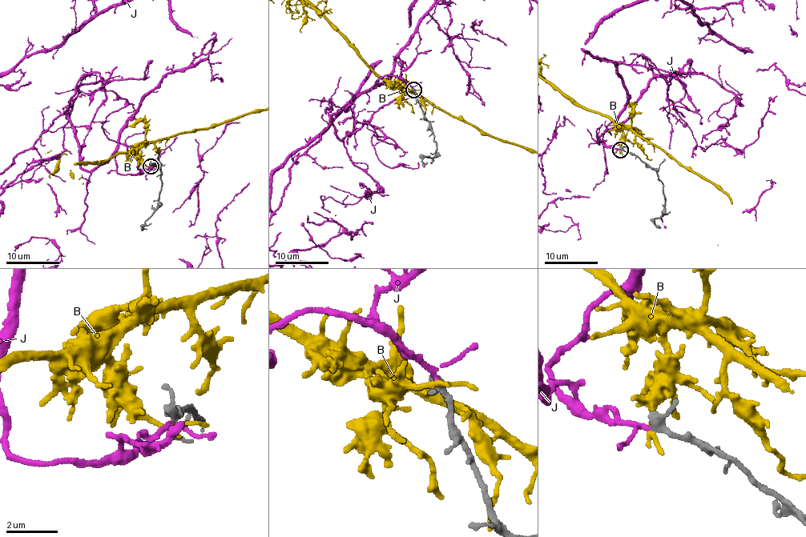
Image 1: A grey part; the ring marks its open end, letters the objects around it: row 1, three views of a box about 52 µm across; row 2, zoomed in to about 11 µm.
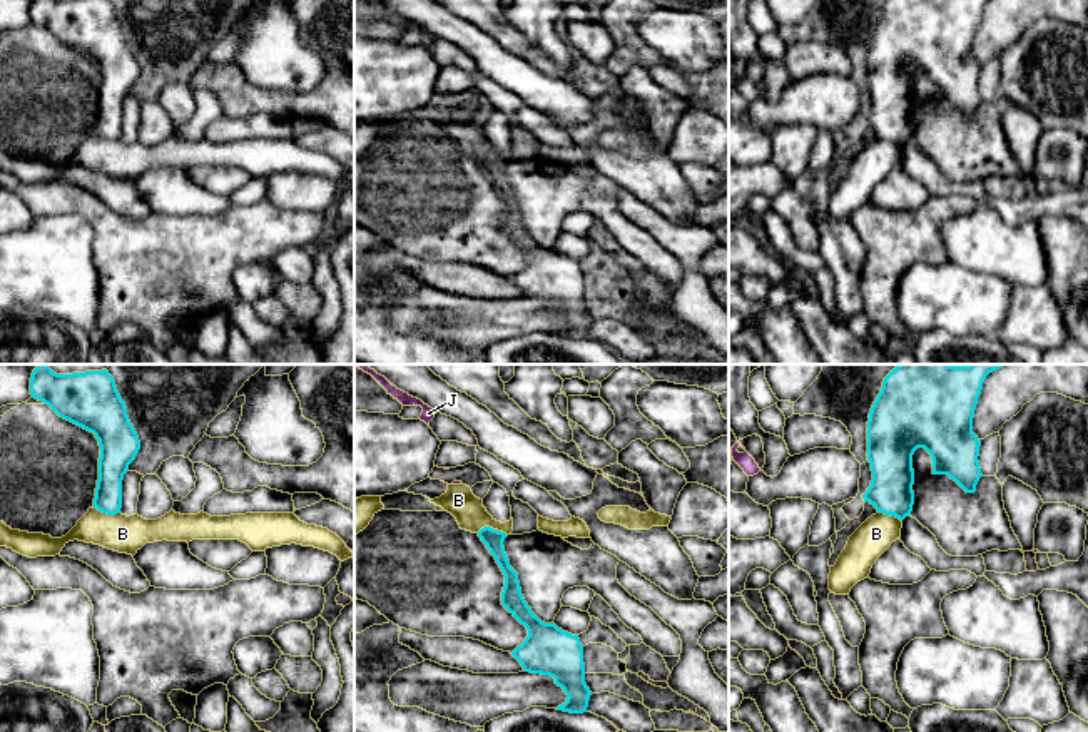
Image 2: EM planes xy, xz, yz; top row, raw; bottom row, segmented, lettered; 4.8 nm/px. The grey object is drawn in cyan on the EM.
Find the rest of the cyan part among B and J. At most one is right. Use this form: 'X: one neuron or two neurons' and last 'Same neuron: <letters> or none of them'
B: two neurons
J: one neuron
Same neuron: J

